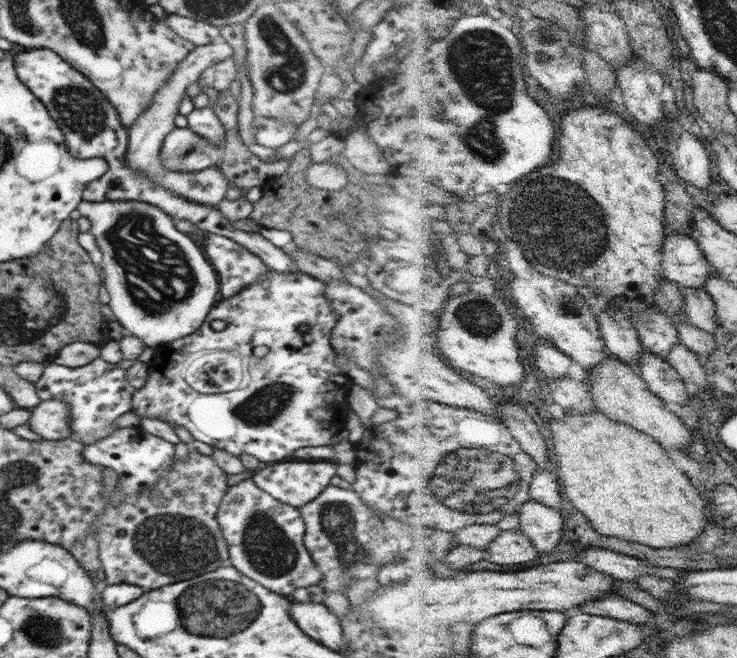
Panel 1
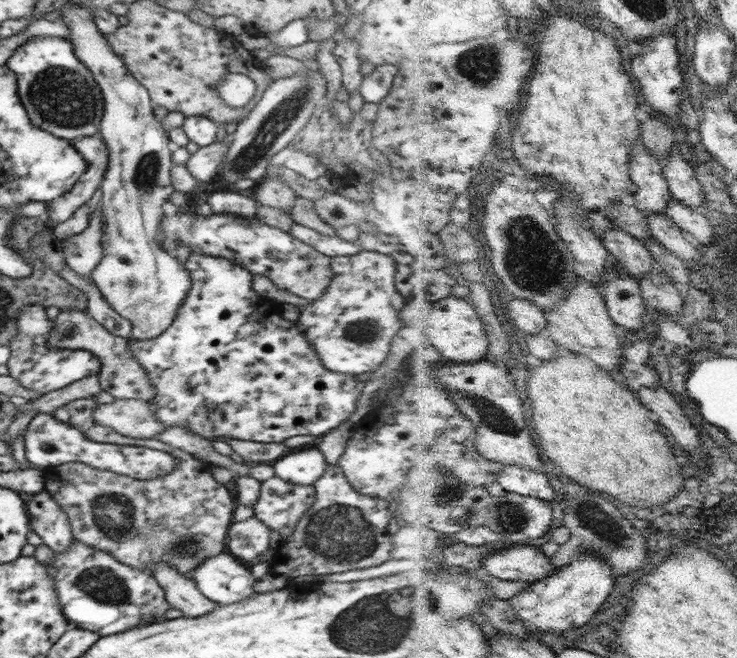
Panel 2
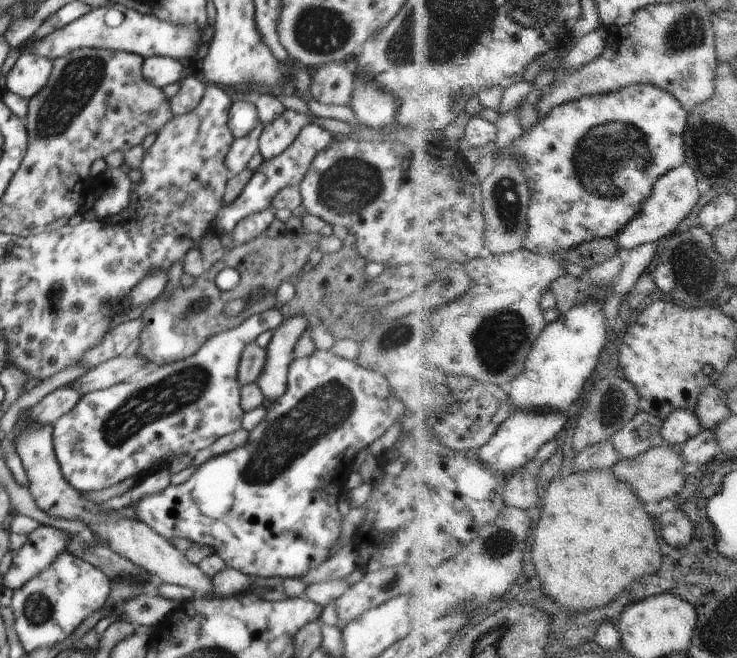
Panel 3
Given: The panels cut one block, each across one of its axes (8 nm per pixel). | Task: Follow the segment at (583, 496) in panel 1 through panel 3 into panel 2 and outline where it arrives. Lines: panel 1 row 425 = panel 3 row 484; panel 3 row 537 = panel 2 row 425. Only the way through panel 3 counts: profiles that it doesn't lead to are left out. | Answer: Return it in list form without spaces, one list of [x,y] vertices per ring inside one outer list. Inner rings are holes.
[[[561,349],[557,358],[540,362],[540,370],[529,372],[529,376],[532,380],[528,380],[528,390],[534,404],[532,421],[537,426],[537,438],[566,477],[580,482],[583,487],[602,490],[626,504],[646,508],[668,504],[686,488],[682,466],[672,452],[667,434],[660,432],[660,428],[664,429],[653,411],[642,403],[634,390],[620,386],[596,360]]]

